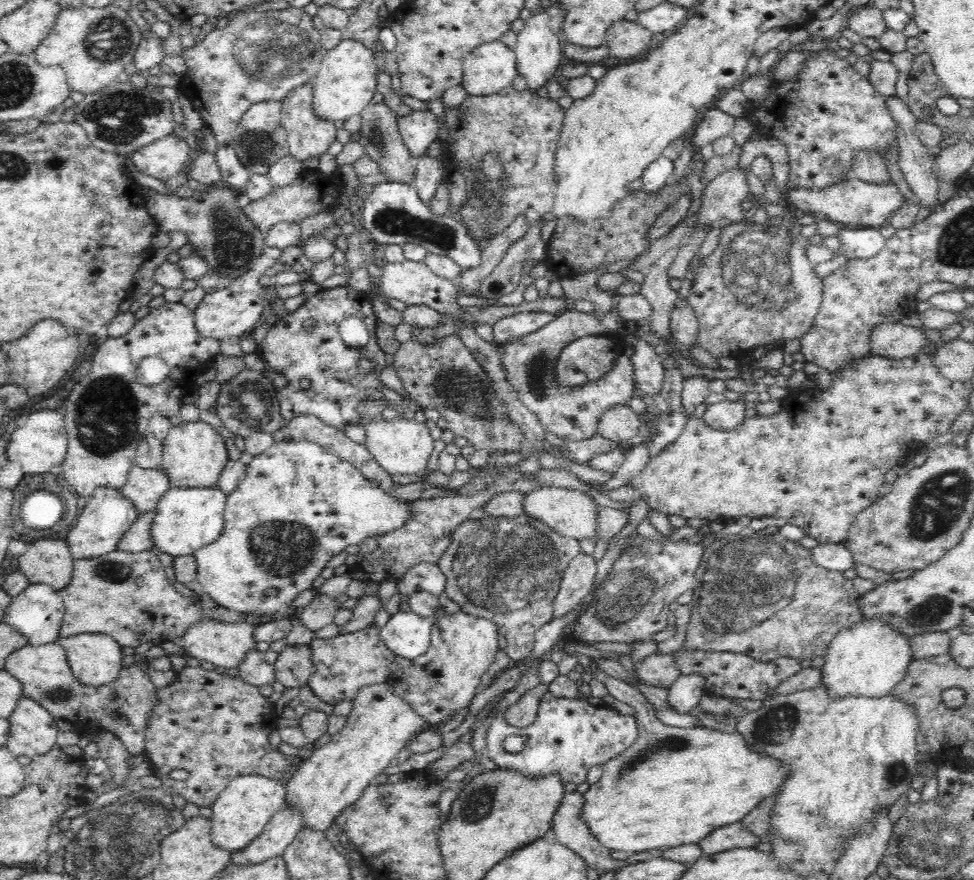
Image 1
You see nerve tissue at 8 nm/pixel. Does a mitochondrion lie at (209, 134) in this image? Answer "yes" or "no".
no

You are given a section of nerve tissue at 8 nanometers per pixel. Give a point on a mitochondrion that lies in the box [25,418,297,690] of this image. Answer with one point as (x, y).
(114, 572)

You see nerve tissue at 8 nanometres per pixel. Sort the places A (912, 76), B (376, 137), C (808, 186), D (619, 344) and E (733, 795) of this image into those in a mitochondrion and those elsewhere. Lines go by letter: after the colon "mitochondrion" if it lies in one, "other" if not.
A: other
B: mitochondrion
C: other
D: other
E: other

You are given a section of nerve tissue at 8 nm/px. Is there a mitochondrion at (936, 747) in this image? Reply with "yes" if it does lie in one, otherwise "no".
no

